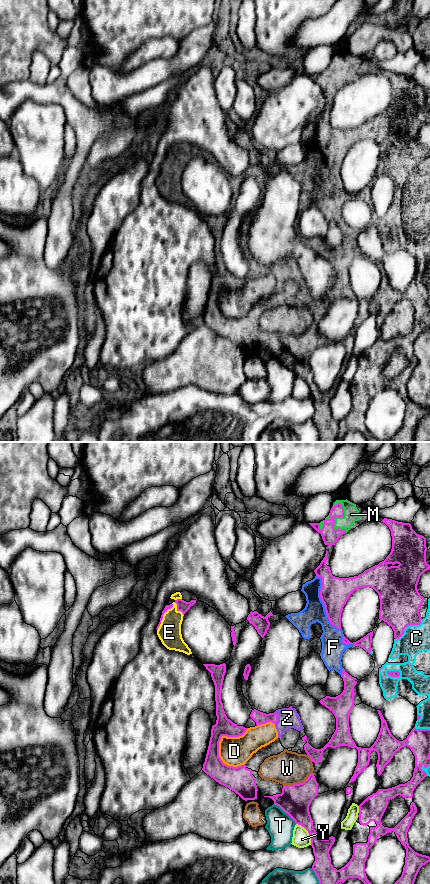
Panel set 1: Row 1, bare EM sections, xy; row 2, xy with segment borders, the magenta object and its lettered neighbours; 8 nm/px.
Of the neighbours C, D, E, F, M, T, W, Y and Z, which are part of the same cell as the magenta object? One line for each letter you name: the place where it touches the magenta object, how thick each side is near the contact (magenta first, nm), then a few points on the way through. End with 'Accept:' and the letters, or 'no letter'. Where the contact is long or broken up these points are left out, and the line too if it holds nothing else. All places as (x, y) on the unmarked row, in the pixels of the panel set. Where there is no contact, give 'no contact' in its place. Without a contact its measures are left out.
C: contact xy (408, 177); calibres 320 and 220 nm
E: contact xy (162, 168); calibres 40 and 190 nm
F: contact xy (323, 154); calibres 240 and 170 nm
M: contact xy (335, 68); calibres 130 and 130 nm
W: contact xy (297, 336); calibres 240 and 280 nm
Z: contact xy (277, 270); calibres 100 and 150 nm
Accept: C, E, F, M, W, Z

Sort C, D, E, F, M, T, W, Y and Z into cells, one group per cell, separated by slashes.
C E F M W Z / D / T / Y

